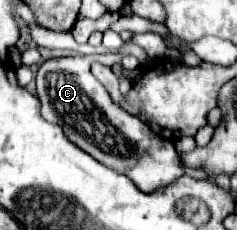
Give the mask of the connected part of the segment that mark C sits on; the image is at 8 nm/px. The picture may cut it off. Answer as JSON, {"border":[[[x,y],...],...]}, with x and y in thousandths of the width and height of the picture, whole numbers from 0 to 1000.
{"border":[[[257,243],[190,261],[148,330],[173,504],[249,539],[291,617],[418,696],[426,713],[527,757],[595,835],[646,835],[662,809],[722,800],[772,765],[738,635],[662,591],[612,530],[519,478],[468,435],[435,365],[384,322],[392,243]]]}

